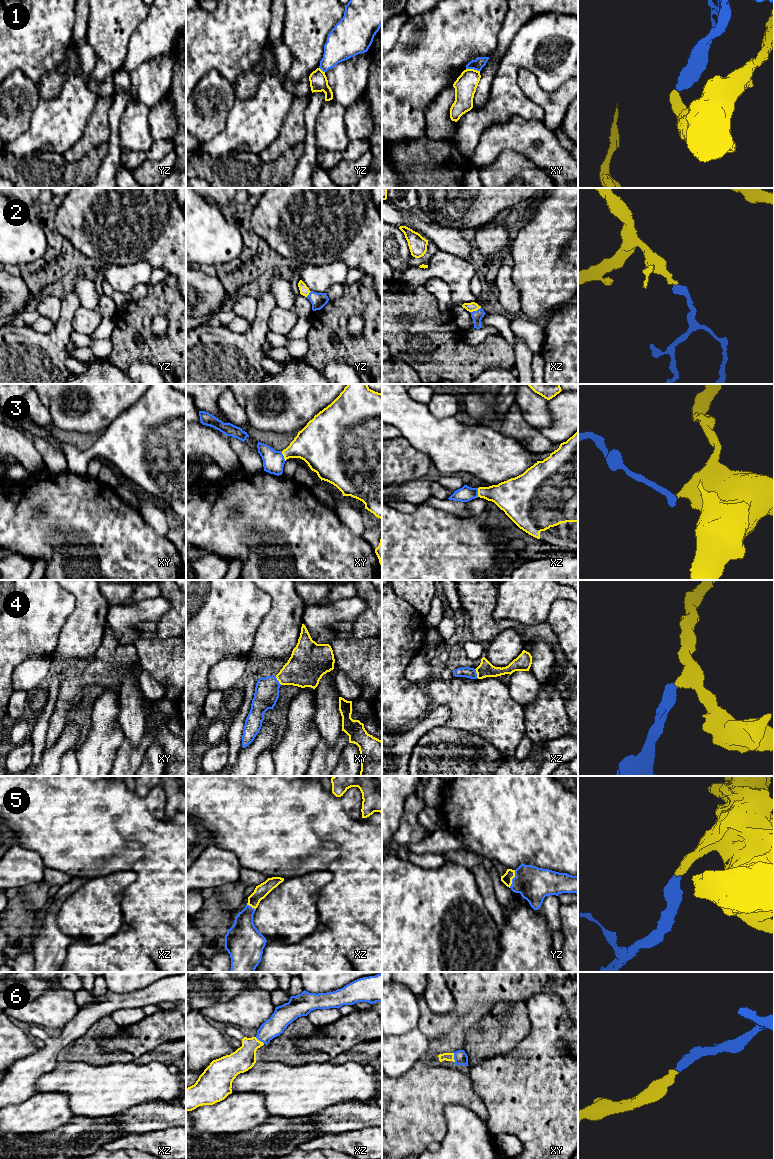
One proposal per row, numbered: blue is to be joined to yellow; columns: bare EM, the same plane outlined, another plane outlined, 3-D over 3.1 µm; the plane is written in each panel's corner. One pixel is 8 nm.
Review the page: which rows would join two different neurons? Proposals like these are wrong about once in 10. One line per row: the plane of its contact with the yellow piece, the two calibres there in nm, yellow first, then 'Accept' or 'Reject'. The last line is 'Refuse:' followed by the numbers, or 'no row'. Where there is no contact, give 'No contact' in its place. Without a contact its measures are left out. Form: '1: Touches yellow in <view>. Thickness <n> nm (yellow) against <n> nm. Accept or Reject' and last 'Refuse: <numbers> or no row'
1: Touches yellow in xy. Thickness 180 nm (yellow) against 90 nm. Reject
2: Touches yellow in xz. Thickness 70 nm (yellow) against 90 nm. Accept
3: Touches yellow in xy. Thickness 300 nm (yellow) against 180 nm. Accept
4: Touches yellow in xy. Thickness 300 nm (yellow) against 190 nm. Accept
5: Touches yellow in yz. Thickness 80 nm (yellow) against 280 nm. Accept
6: Touches yellow in xy. Thickness 60 nm (yellow) against 110 nm. Accept
Refuse: 1

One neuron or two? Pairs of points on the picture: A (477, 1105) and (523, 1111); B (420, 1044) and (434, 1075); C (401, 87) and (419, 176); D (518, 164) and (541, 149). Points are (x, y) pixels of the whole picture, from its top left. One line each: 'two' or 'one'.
A: two
B: two
C: two
D: two

